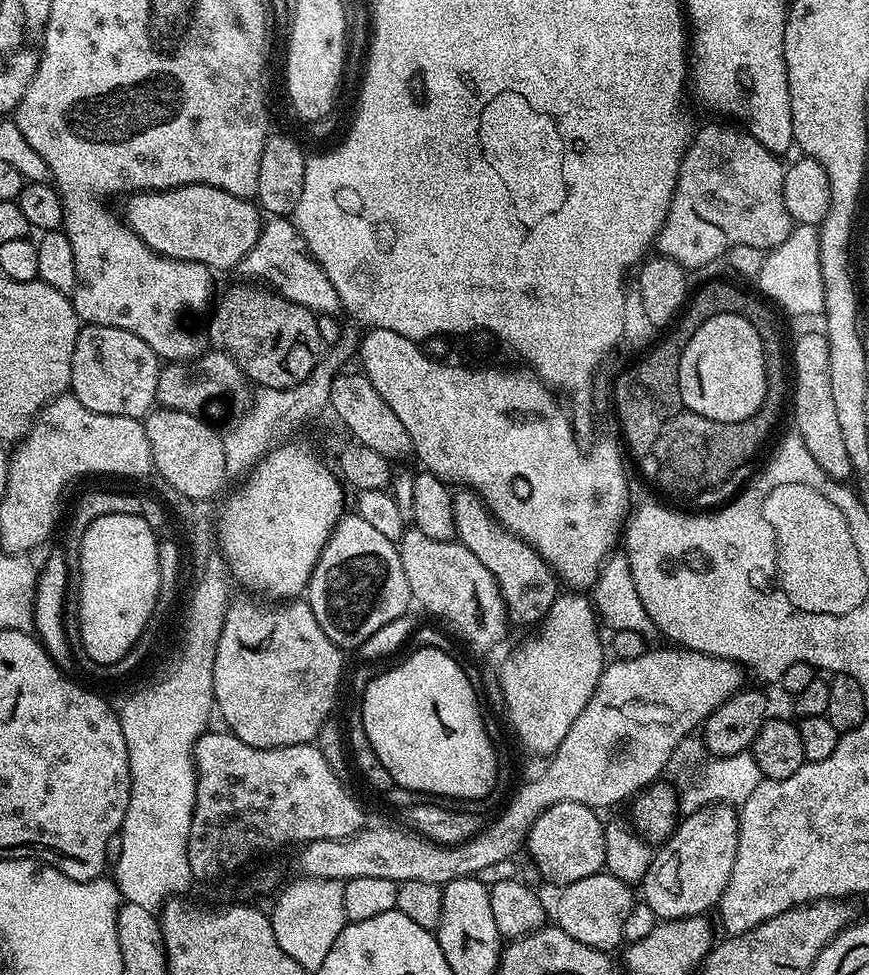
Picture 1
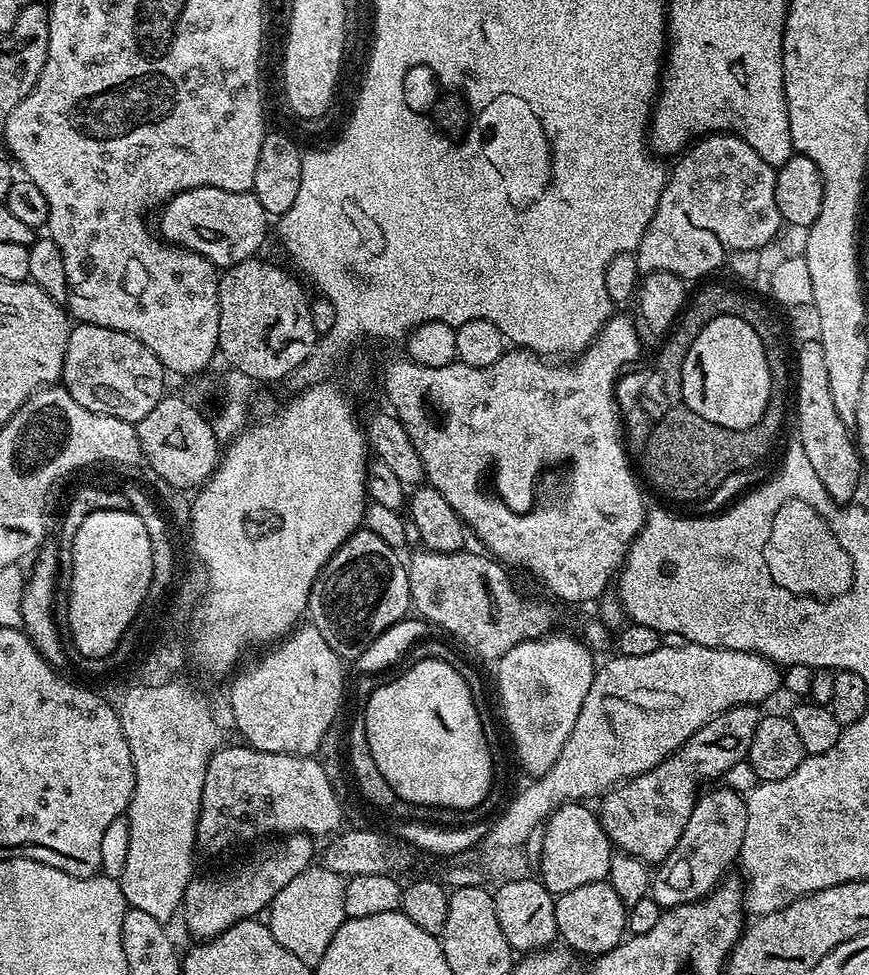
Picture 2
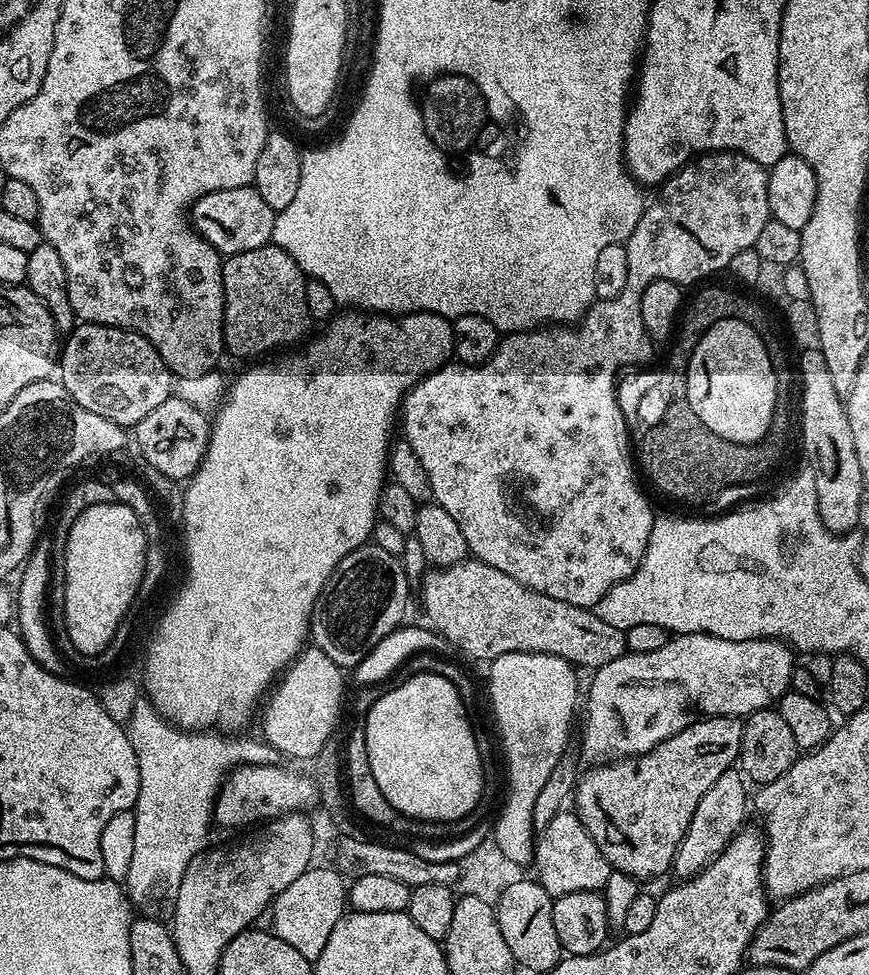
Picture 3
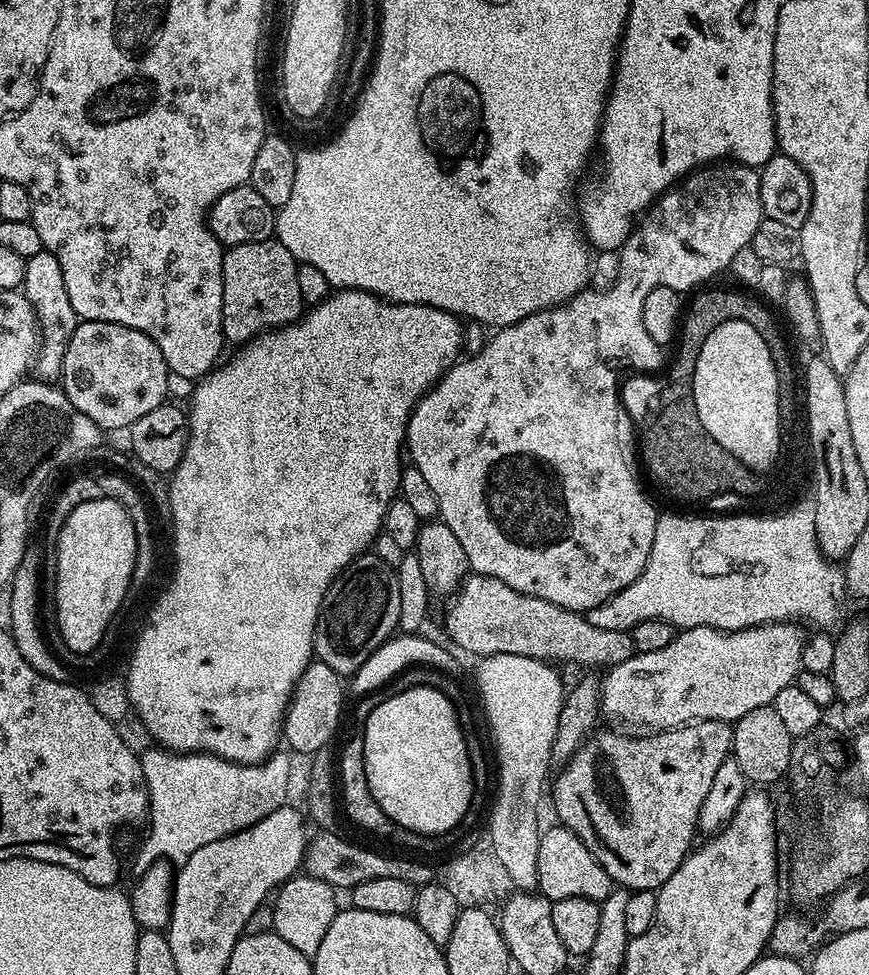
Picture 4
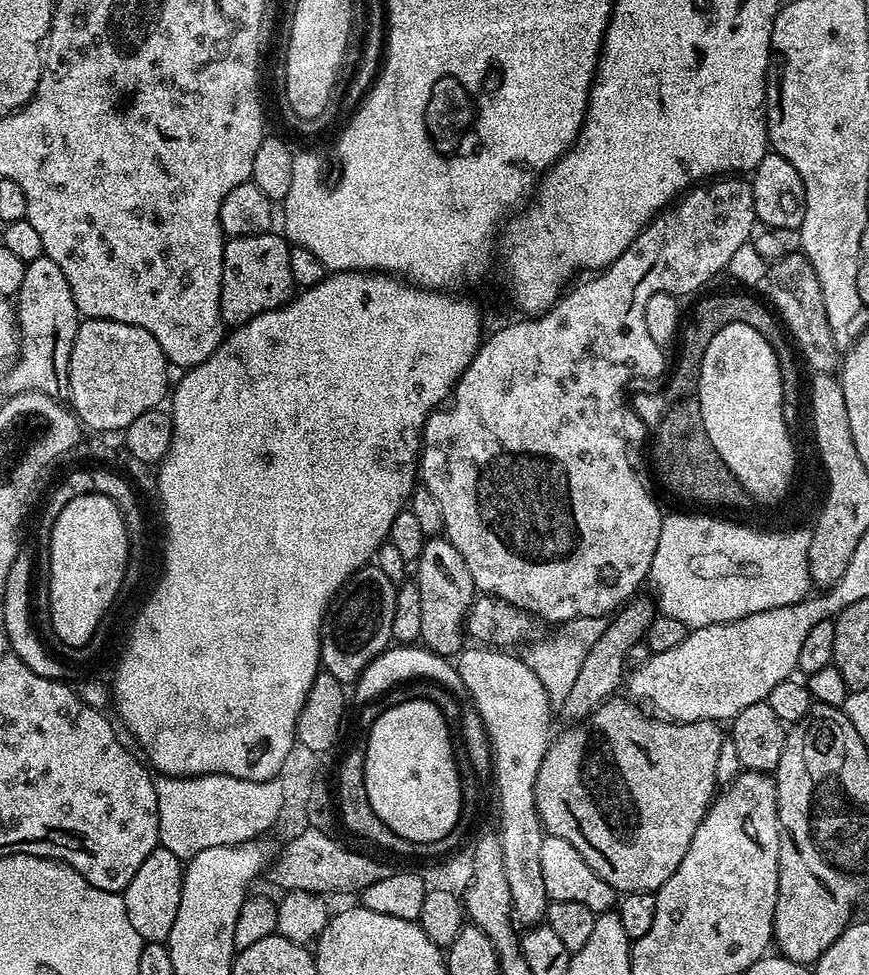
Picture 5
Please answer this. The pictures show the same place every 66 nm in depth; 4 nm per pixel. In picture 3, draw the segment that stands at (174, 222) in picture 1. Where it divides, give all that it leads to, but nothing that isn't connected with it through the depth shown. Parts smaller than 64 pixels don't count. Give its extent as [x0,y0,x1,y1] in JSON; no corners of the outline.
[190,186,277,257]

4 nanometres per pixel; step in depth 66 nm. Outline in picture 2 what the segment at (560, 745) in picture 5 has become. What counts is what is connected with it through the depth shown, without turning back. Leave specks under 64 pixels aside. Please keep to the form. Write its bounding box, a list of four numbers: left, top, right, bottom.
[598,704,761,866]

